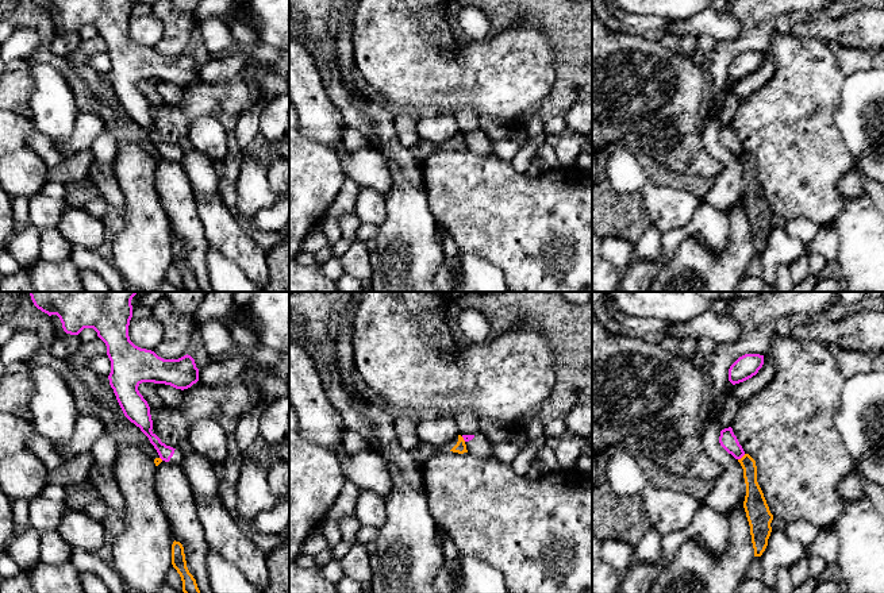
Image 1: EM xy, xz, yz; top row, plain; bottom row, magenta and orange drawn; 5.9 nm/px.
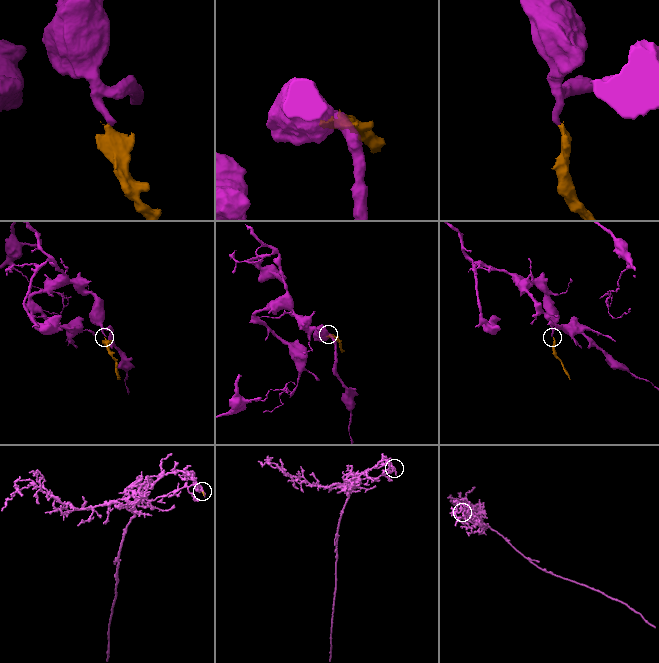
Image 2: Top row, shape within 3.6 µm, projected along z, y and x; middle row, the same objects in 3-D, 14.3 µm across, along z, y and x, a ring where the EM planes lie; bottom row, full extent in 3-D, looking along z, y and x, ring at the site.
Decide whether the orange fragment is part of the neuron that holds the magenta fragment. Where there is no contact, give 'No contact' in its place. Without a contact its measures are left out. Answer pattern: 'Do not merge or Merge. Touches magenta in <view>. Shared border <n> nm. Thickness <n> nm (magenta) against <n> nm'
Do not merge. Touches magenta in yz. Shared border 60 nm. Thickness 100 nm (magenta) against 110 nm

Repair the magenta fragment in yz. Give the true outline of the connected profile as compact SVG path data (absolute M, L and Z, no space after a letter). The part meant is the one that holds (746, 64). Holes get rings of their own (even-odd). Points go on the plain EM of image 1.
M745 51L739 54L729 66L729 78L735 82L743 80L758 70L764 62L764 53Z

